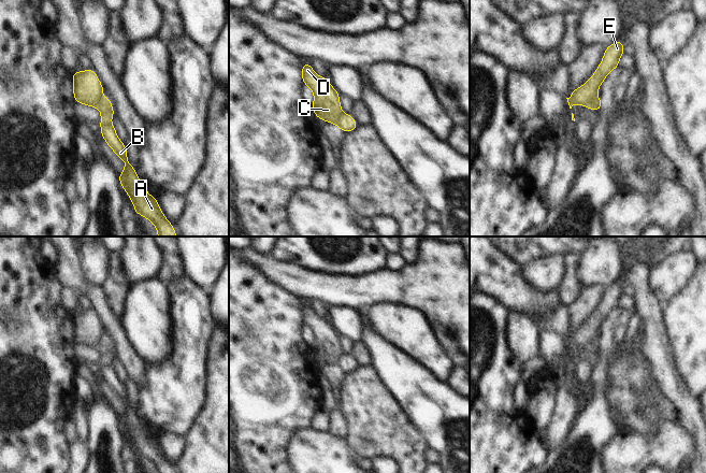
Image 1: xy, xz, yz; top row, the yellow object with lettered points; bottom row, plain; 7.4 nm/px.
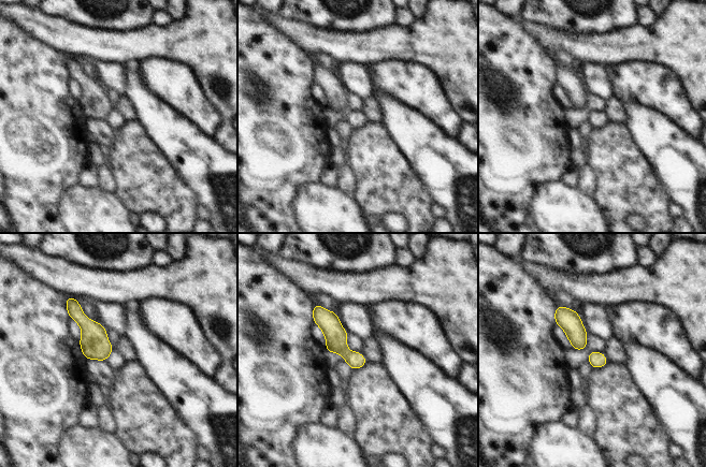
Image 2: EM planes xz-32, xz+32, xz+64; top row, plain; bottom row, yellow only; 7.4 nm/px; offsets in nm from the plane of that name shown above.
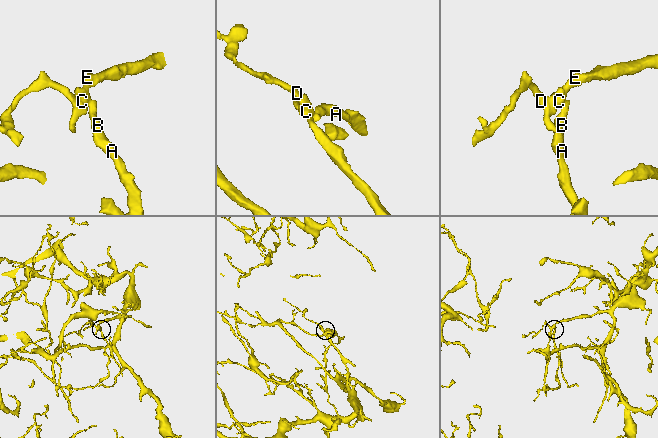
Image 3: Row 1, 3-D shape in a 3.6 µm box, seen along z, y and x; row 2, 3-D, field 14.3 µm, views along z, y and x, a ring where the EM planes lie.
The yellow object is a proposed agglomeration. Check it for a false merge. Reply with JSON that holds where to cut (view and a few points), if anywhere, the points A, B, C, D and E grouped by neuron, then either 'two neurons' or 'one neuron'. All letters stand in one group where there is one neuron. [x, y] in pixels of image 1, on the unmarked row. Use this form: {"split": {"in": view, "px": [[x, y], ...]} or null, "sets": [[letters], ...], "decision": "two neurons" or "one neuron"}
{"split": {"in": "yz", "px": [[595, 338], [590, 342], [589, 347]]}, "sets": [["A", "B"], ["C", "D", "E"]], "decision": "two neurons"}

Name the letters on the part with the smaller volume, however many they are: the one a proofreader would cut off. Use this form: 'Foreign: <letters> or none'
Foreign: A, B

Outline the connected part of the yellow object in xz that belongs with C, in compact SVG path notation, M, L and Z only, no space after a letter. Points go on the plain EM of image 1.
M304 302L302 307L302 322L314 333L312 349L316 359L335 364L337 358L343 353L340 345L340 334L332 328L328 319L317 316L309 304Z

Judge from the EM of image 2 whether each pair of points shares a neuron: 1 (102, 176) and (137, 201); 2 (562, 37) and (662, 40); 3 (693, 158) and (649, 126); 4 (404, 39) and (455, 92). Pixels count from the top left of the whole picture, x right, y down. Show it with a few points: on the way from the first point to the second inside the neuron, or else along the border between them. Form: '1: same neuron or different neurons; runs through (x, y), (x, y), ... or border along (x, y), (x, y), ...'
1: different neurons; border along (105, 164), (115, 181), (114, 191)
2: same neuron; runs through (587, 44), (637, 44)
3: same neuron; runs through (682, 158), (660, 136)
4: same neuron; runs through (419, 45), (451, 77)

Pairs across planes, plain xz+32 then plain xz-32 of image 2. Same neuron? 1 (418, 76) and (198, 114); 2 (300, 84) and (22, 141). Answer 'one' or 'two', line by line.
1: one
2: one

